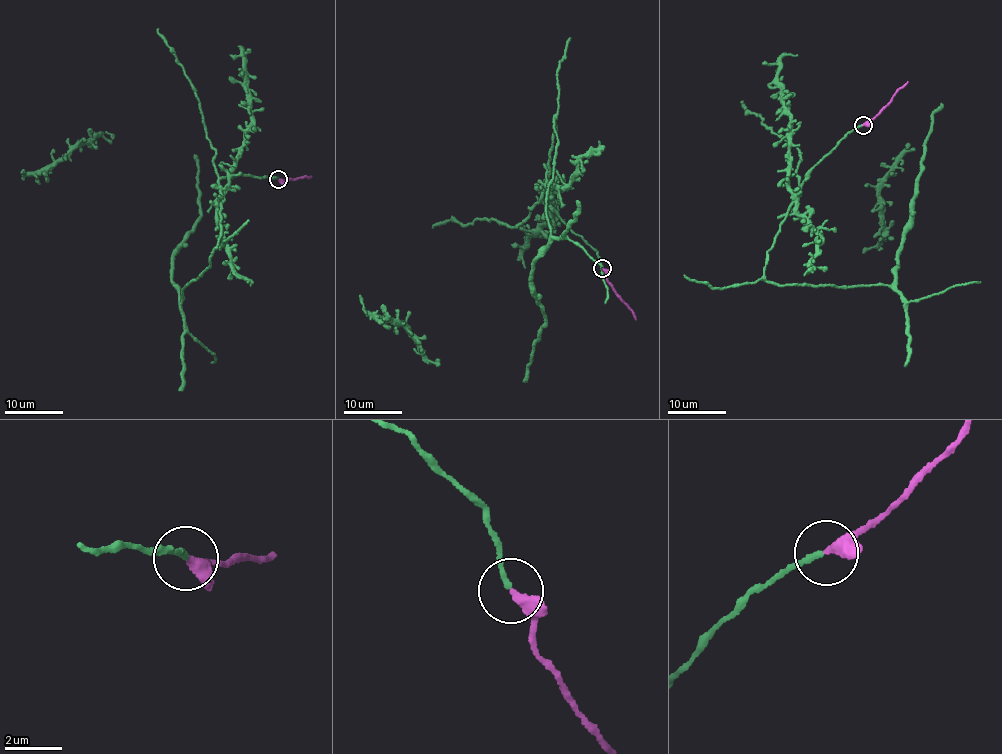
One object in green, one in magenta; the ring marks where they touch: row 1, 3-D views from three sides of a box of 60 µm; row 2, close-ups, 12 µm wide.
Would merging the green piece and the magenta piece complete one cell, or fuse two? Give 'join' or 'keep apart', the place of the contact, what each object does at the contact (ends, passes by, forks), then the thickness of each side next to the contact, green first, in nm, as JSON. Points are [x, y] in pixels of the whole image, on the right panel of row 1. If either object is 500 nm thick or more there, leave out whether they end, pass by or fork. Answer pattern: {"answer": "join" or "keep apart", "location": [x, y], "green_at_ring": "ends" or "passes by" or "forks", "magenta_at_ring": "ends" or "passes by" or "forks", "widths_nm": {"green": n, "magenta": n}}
{"answer": "join", "location": [863, 125], "green_at_ring": "ends", "magenta_at_ring": "passes by", "widths_nm": {"green": 190, "magenta": 280}}

